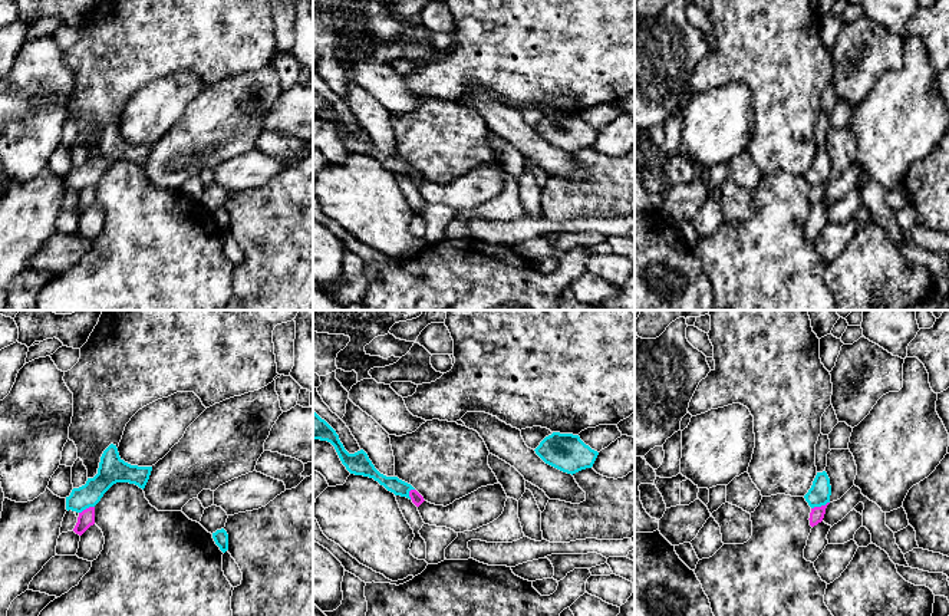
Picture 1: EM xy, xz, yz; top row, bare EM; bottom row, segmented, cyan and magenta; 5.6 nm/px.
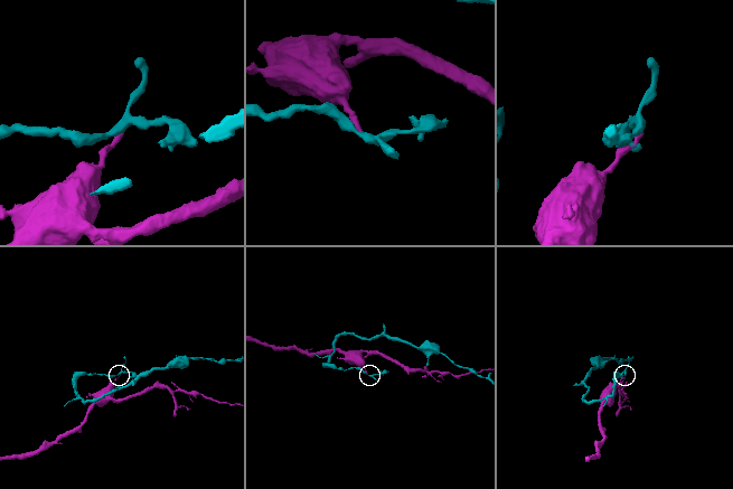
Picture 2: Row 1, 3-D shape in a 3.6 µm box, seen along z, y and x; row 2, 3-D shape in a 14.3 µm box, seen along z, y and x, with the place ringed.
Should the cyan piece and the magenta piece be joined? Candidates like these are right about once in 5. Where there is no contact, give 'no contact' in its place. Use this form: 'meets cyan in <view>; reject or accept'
meets cyan in yz; reject

